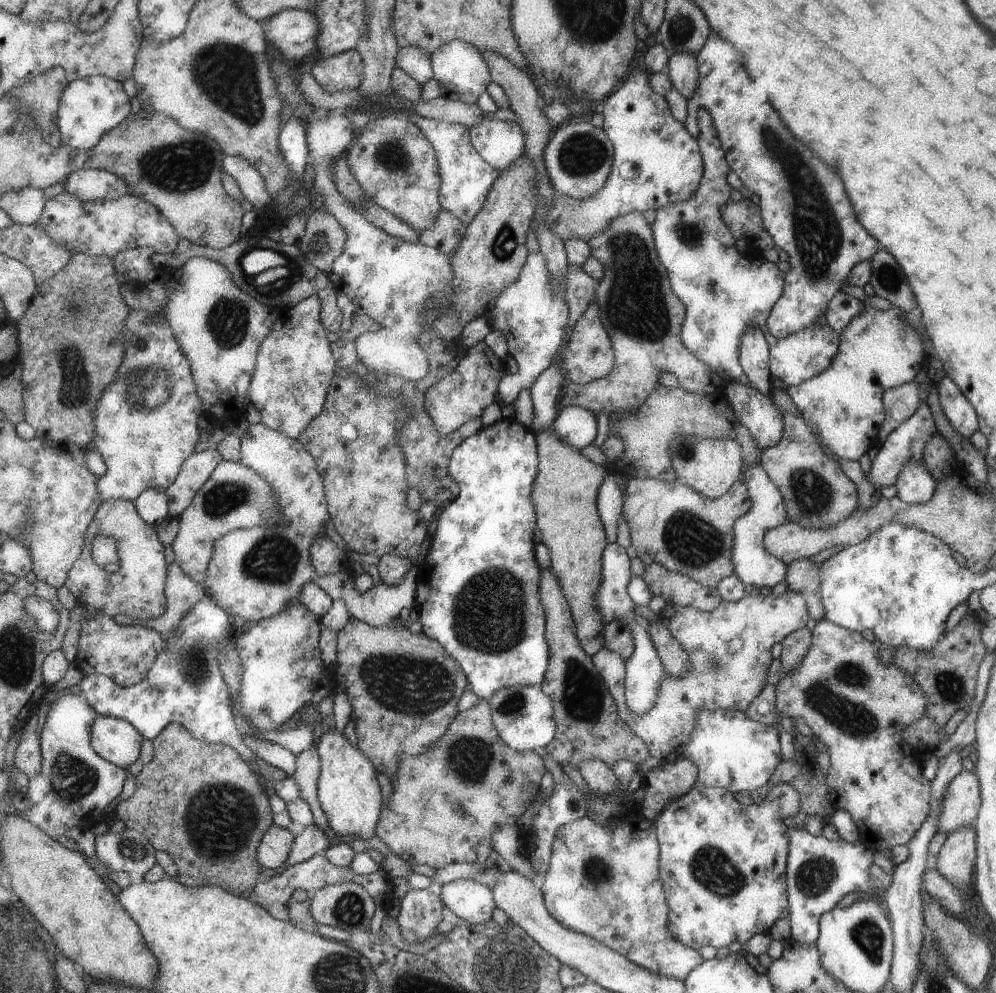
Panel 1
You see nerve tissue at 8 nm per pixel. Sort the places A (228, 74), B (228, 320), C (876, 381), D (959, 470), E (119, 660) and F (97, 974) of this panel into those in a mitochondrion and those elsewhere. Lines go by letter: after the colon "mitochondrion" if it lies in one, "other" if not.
A: mitochondrion
B: mitochondrion
C: other
D: other
E: other
F: other

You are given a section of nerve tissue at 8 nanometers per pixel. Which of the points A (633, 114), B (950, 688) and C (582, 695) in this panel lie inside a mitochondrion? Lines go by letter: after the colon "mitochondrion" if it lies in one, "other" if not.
A: other
B: mitochondrion
C: mitochondrion

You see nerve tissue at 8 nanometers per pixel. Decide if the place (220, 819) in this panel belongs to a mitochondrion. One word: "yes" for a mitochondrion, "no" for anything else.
yes

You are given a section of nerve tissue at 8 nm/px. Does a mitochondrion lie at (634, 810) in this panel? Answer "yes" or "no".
no

